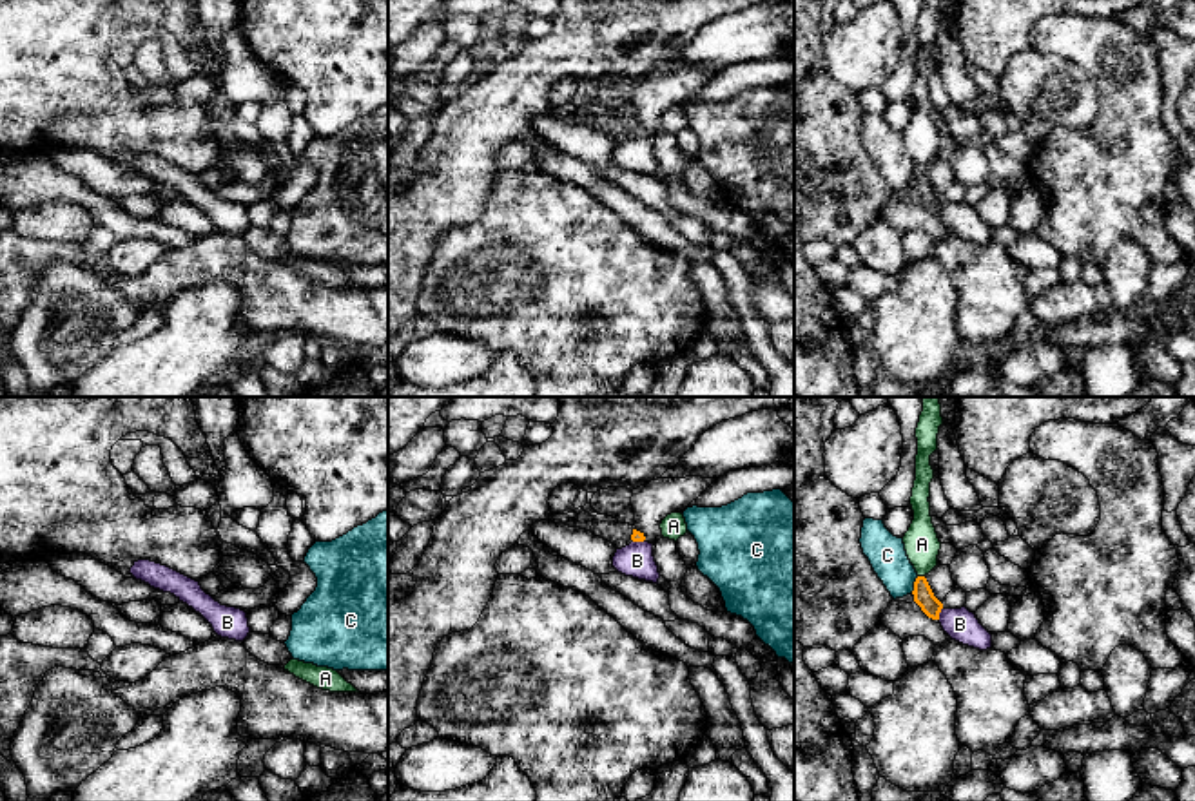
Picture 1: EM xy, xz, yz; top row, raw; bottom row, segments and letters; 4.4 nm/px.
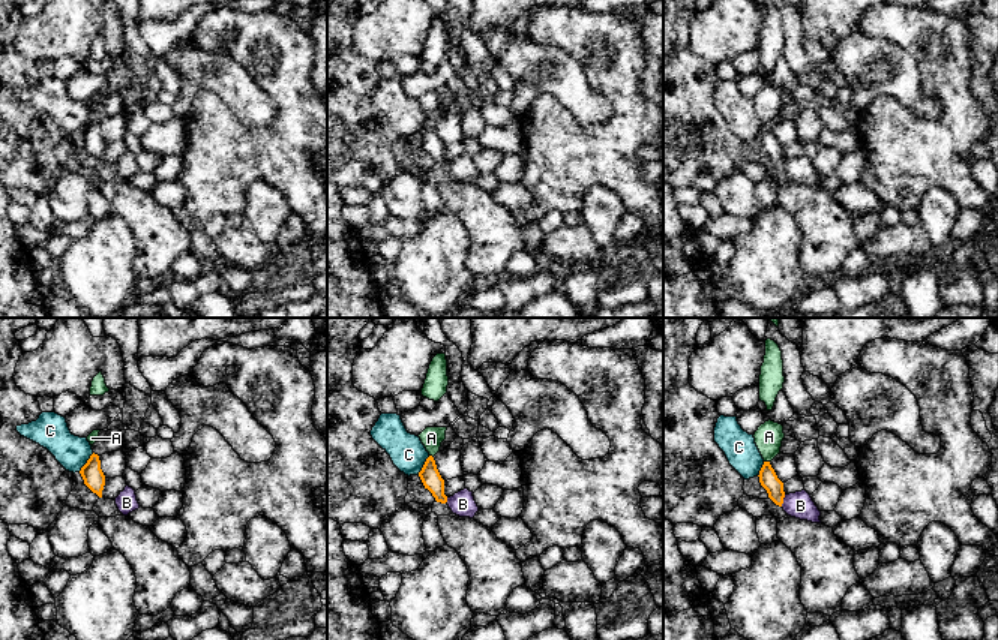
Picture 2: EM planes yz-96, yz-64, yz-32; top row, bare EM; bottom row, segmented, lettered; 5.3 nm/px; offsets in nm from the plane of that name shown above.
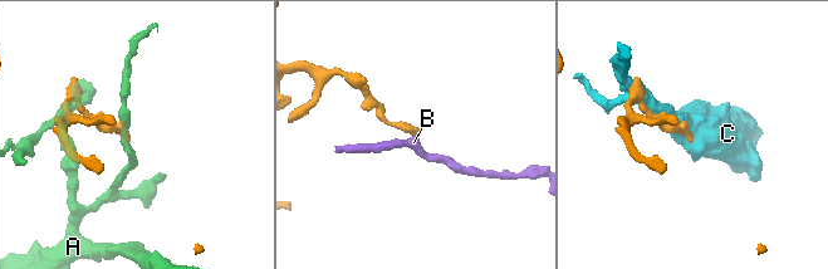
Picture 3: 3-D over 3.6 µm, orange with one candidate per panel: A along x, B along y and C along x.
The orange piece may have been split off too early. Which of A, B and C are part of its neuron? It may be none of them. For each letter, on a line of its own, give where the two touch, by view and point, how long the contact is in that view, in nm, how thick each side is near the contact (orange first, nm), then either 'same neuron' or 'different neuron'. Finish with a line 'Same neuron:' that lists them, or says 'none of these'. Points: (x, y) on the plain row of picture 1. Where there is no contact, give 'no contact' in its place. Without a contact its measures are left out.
A: contact yz (922, 171); length 30 nm; calibres 90 and 160 nm; different neuron
B: contact yz (940, 205); length 60 nm; calibres 90 and 140 nm; different neuron
C: contact yz (914, 178); length 80 nm; calibres 90 and 170 nm; different neuron
Same neuron: none of these

